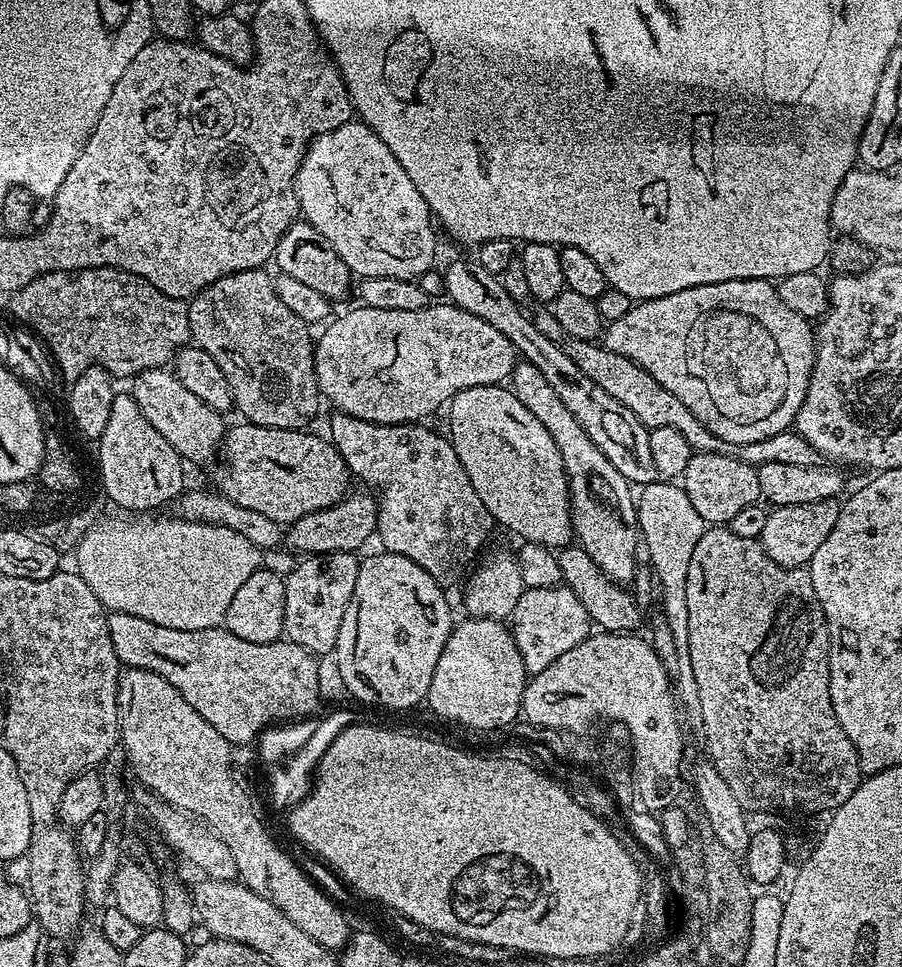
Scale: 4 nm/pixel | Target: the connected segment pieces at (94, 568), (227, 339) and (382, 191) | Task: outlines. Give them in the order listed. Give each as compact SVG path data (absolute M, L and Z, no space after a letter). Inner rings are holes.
M144 514L139 518L128 518L132 520L101 519L84 535L82 542L74 549L74 557L76 556L75 571L80 573L80 576L86 582L86 586L90 586L90 590L94 590L98 602L102 602L102 606L108 612L134 614L138 618L146 618L146 622L158 622L158 626L170 626L174 630L206 630L207 628L221 627L224 623L226 610L230 606L230 601L233 600L234 594L242 586L242 582L246 582L246 578L250 578L250 574L254 574L262 567L261 549L256 548L254 542L242 538L242 534L238 534L238 530L228 530L226 526L210 526L202 522L169 516L160 516L157 520L154 518L155 515L152 514Z
M251 268L226 274L187 301L192 340L195 347L206 350L206 354L218 362L218 370L226 374L235 411L240 411L247 423L278 430L304 430L319 414L322 405L316 377L314 332L302 318L298 318L298 314L294 314L294 310L290 310L290 306L286 306L286 302L282 302L282 298L278 298L273 277L266 273L264 268Z
M362 123L338 126L338 130L317 136L308 145L308 152L296 171L296 197L300 203L300 216L312 224L322 238L329 240L342 262L346 262L357 277L419 281L420 276L436 264L437 229L426 198L422 198L422 194L418 194L418 186L410 182L410 174L402 170L402 162L390 154L390 146L386 146L380 135Z

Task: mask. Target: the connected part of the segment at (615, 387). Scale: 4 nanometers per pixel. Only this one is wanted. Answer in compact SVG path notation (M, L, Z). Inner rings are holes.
M565 335L559 342L560 349L568 358L573 359L578 370L590 378L596 385L601 386L602 390L610 394L612 398L617 398L628 410L637 414L639 421L642 422L649 431L658 426L673 427L685 435L688 442L695 452L722 453L727 456L736 456L747 464L756 467L766 462L793 463L794 466L819 465L822 457L802 436L791 429L782 434L772 435L770 438L763 439L761 442L748 444L732 444L726 442L717 435L711 434L702 422L698 422L694 414L686 409L674 394L666 390L661 383L654 381L648 371L642 370L633 360L624 355L614 354L613 351L606 350L603 345L595 341L578 339Z

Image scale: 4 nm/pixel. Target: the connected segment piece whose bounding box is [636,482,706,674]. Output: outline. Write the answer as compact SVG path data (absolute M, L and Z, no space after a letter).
M657 482L645 484L639 489L636 504L636 523L642 537L642 548L648 551L648 560L656 571L656 580L661 584L660 596L664 599L664 620L668 623L668 632L672 635L672 644L676 647L676 668L684 674L691 673L690 666L690 618L686 614L686 574L690 571L690 554L694 554L694 546L698 546L698 538L702 538L705 522L698 518L698 510L690 498L686 498L683 487L676 482Z

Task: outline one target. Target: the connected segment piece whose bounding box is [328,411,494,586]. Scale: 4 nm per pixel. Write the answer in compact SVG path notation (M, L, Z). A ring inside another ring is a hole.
M345 412L331 415L332 444L342 454L349 473L378 497L376 531L381 545L422 566L442 586L463 581L473 567L472 559L494 529L494 521L470 486L470 474L458 462L451 439L420 422L375 424Z

